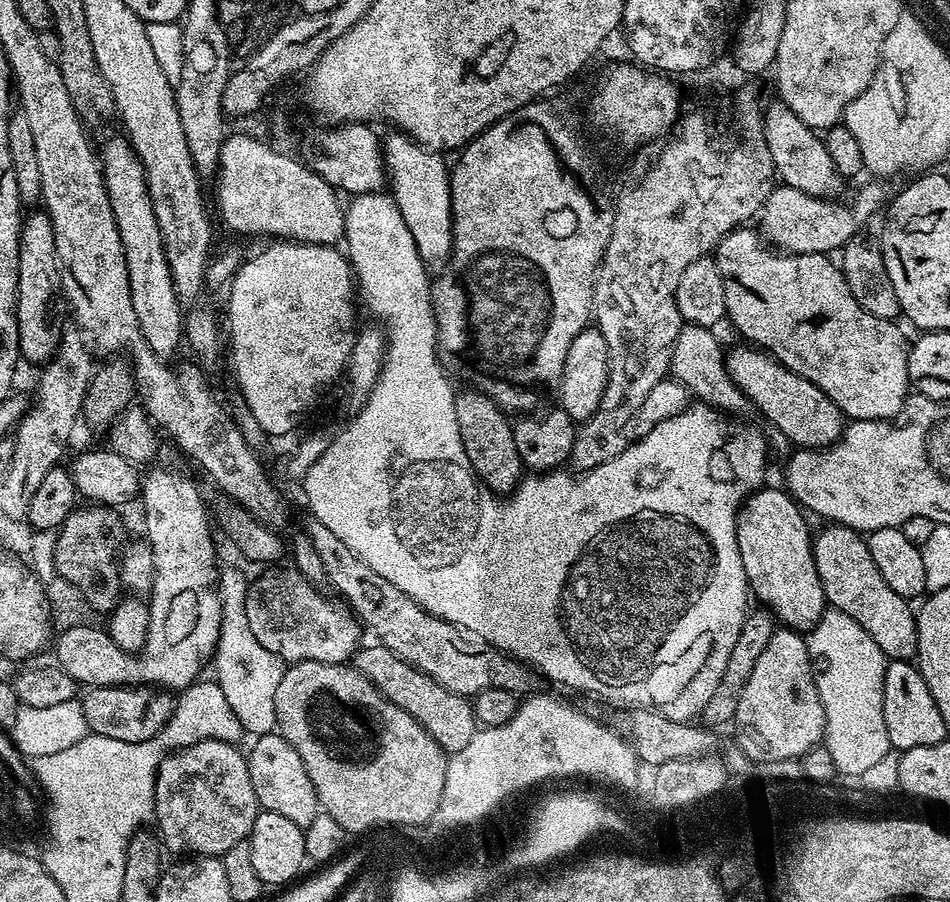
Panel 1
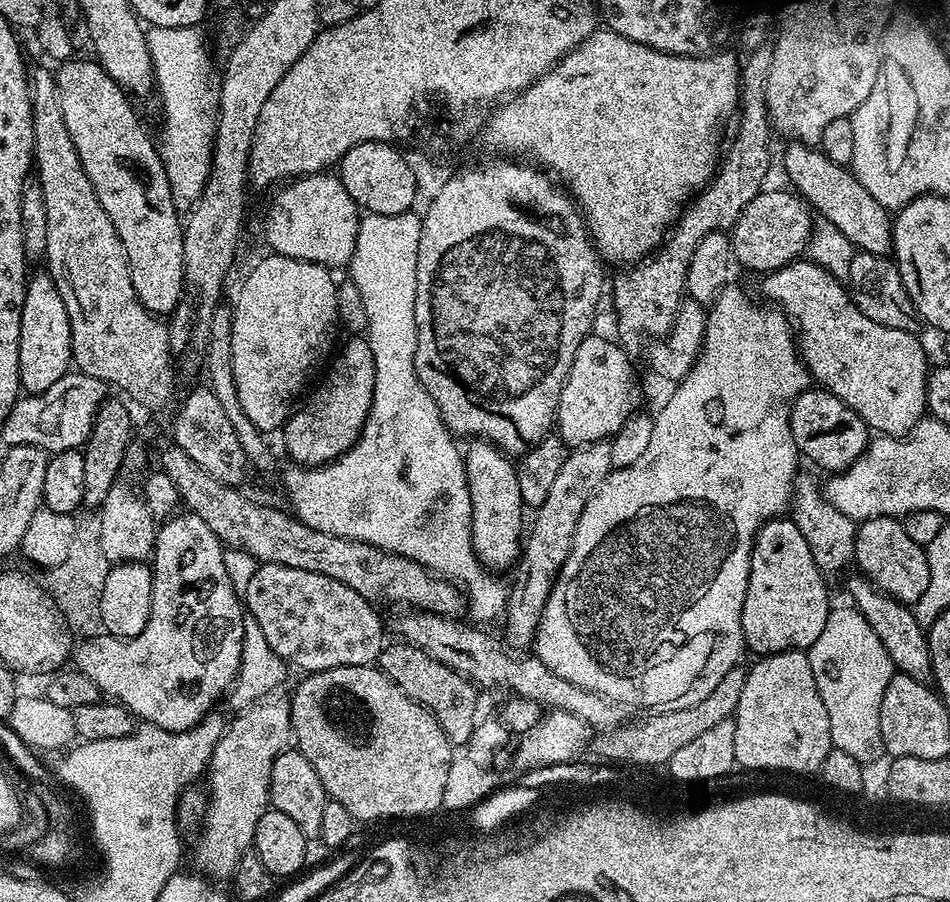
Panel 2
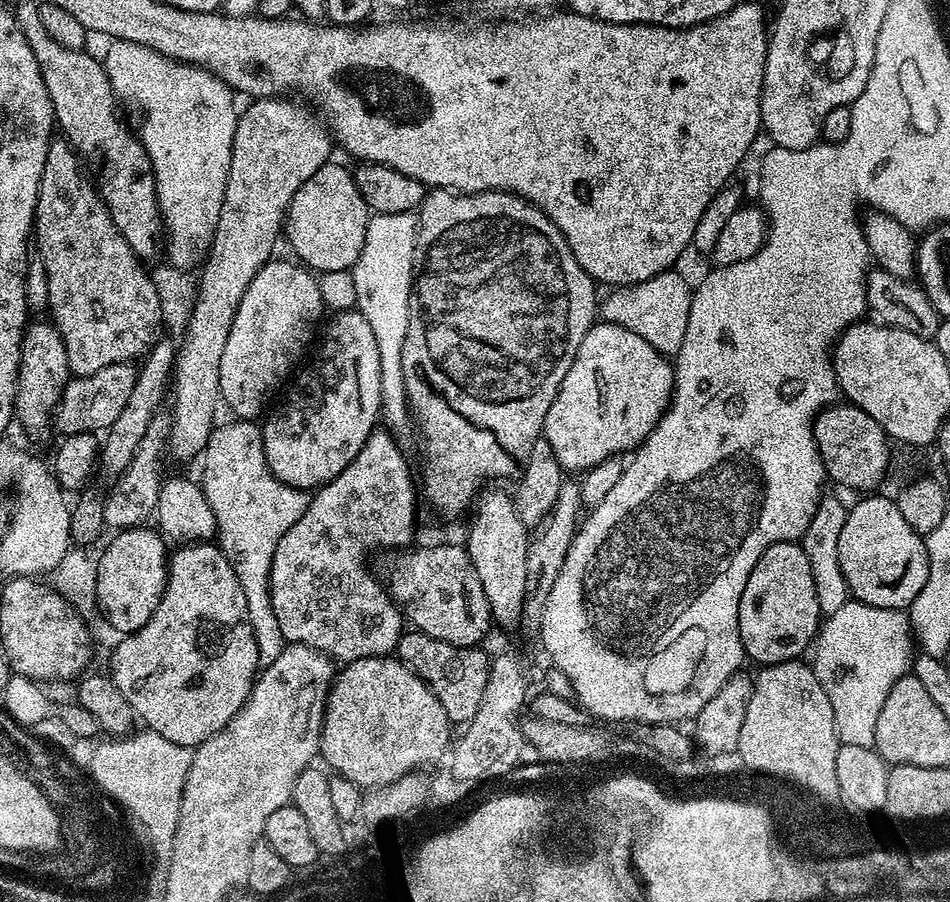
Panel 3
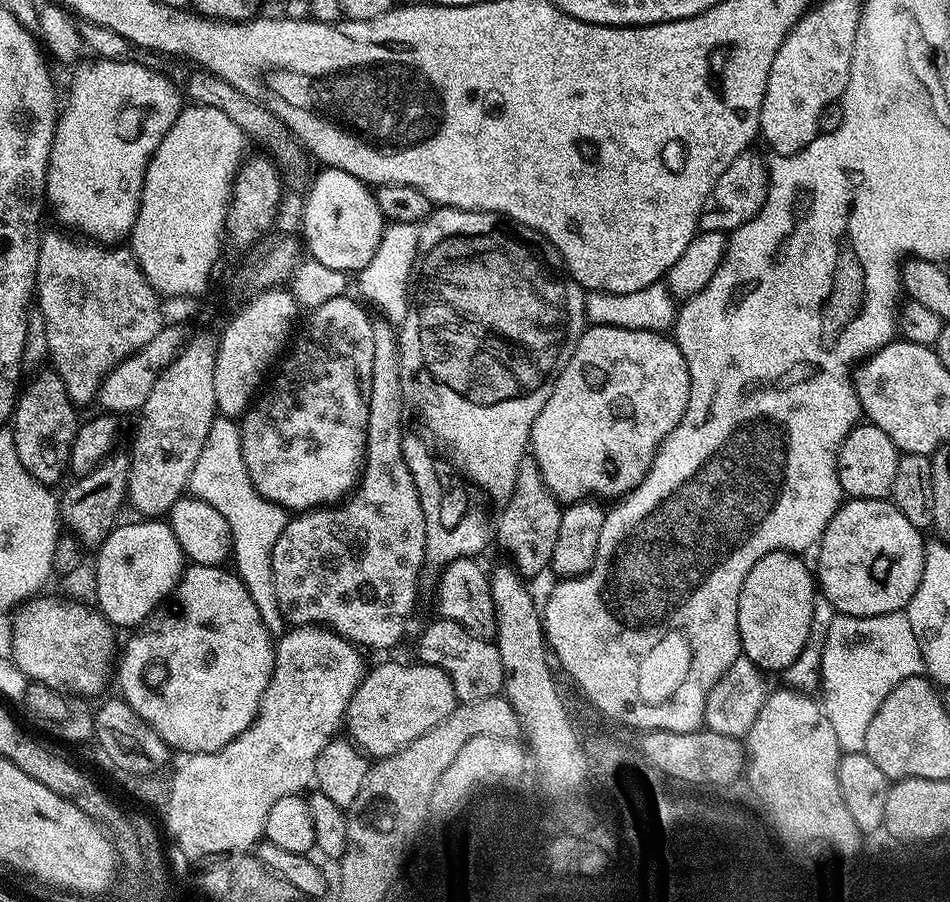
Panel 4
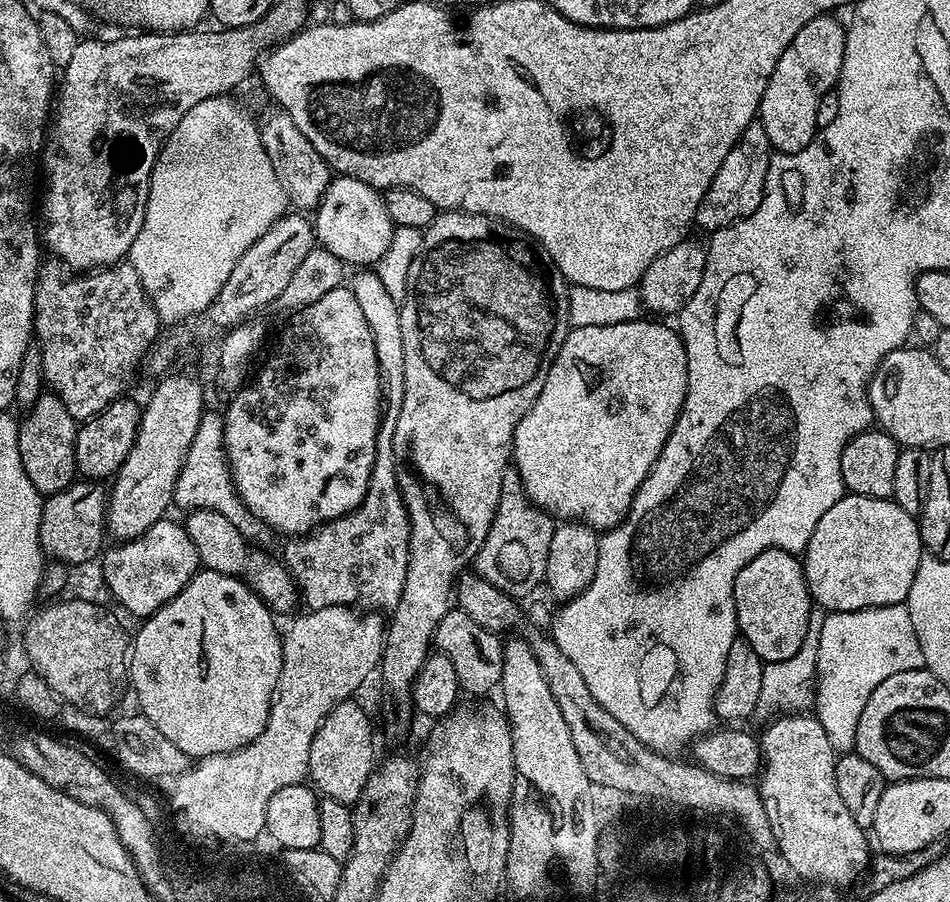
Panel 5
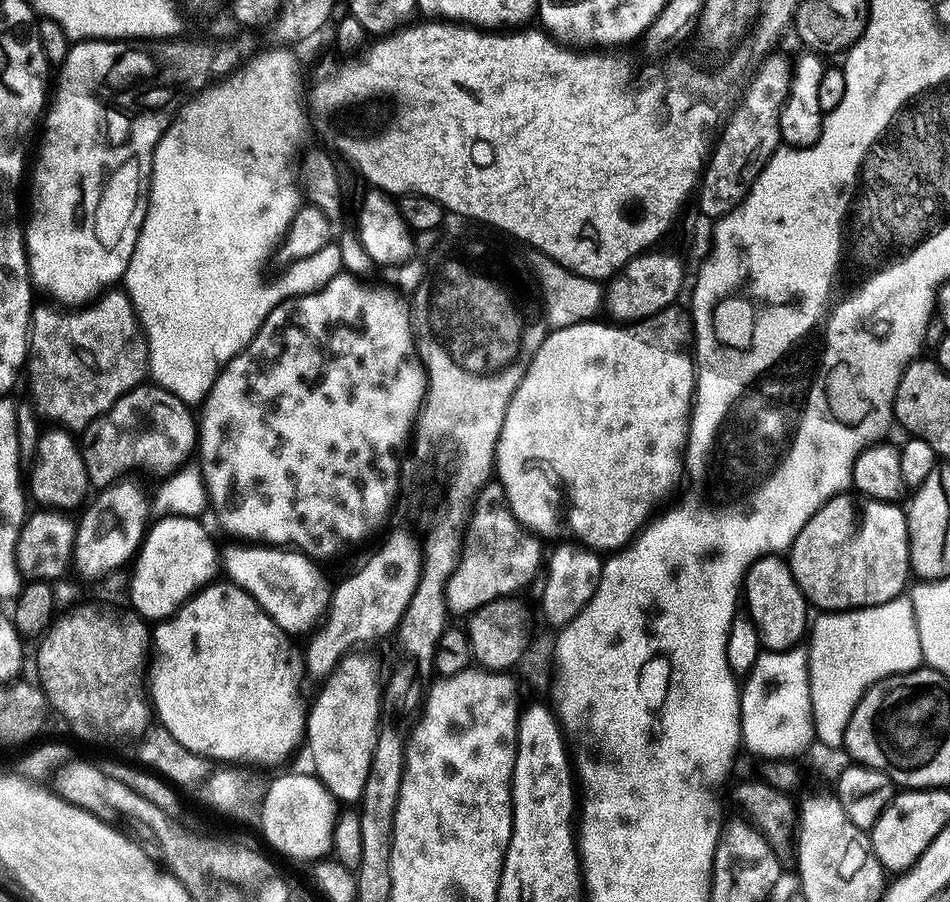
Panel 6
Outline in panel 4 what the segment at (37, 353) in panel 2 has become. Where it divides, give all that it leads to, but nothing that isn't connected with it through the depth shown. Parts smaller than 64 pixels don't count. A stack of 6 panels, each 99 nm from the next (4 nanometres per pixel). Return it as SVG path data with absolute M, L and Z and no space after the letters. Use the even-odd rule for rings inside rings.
M55 370L47 371L38 373L29 384L27 381L23 385L10 417L10 427L18 450L18 462L22 462L22 466L26 466L28 473L40 484L56 486L68 472L70 446L78 427L78 408L70 394L66 394L66 386L59 374Z

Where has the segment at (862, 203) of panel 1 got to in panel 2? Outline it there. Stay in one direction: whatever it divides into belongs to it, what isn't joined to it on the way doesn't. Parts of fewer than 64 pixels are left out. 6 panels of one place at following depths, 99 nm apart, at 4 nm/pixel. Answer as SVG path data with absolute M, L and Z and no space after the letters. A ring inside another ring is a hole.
M762 191L742 210L729 233L739 267L767 274L791 263L805 251L811 239L814 219L810 216L809 205L799 195L788 192Z

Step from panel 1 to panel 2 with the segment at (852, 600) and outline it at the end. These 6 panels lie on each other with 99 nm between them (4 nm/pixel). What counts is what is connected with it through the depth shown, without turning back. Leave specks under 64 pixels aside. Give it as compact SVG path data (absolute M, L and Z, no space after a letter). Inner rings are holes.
M855 575L848 580L848 592L853 600L851 603L857 612L864 615L866 622L870 622L870 626L878 634L882 644L886 646L886 652L892 659L893 669L914 678L914 682L931 685L933 683L932 655L928 645L928 633L918 622L915 611L909 605L880 591L871 580L863 575Z

